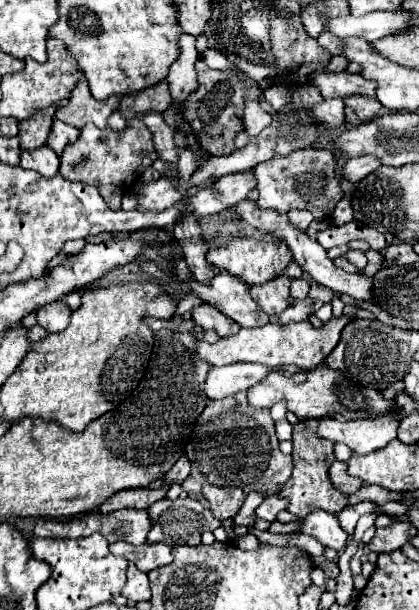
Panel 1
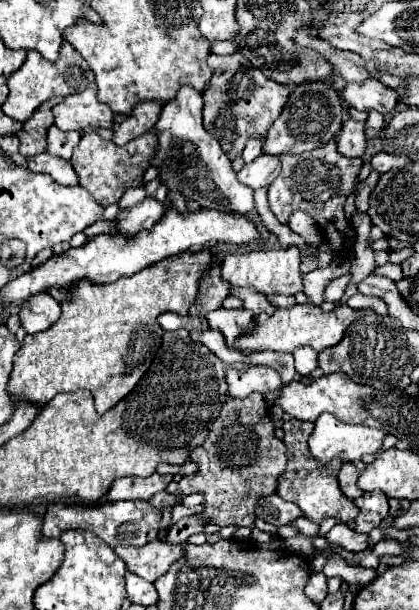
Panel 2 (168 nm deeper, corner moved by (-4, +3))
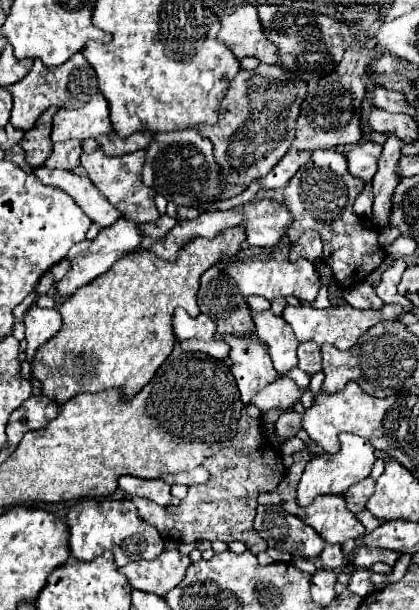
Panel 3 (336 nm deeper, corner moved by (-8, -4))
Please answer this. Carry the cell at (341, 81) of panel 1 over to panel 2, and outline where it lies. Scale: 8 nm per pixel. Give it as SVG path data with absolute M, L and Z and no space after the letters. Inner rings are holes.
M367 79L363 83L347 83L341 89L341 97L347 105L369 111L377 109L379 113L387 115L395 109L397 105L397 93L383 85L379 79Z

